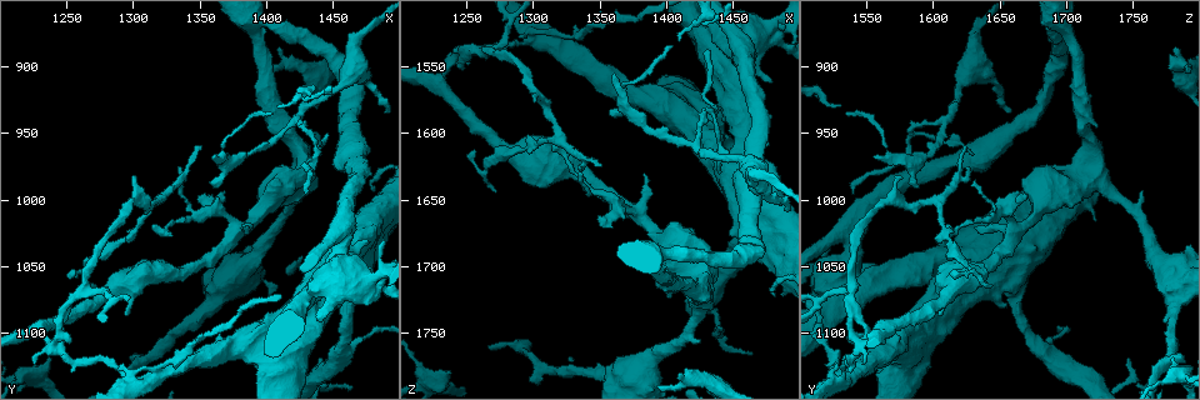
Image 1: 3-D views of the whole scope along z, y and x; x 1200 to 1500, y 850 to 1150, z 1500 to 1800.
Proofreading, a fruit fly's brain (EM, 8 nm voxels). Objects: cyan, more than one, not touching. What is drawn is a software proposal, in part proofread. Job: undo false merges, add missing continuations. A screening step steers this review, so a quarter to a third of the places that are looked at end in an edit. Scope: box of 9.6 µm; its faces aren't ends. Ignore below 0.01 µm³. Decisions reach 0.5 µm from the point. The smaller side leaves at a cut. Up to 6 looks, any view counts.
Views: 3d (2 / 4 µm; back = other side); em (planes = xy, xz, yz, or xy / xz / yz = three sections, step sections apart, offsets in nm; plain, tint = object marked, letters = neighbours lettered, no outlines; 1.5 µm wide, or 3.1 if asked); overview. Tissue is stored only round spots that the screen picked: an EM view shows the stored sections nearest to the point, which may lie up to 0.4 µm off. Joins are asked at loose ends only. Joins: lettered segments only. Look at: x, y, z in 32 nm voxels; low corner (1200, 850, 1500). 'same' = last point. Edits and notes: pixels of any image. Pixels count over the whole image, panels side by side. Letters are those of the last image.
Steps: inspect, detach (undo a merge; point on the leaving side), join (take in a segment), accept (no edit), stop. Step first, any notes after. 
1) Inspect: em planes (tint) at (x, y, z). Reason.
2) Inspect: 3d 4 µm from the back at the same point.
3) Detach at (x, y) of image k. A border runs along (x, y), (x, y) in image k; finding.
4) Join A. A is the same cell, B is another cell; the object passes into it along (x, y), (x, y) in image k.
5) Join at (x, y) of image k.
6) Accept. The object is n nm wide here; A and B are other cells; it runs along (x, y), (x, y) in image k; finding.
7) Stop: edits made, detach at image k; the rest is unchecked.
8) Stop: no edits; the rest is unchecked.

Inspect: em xy step 4 (tint) at (1384, 1020, 1632). Branch stops here.

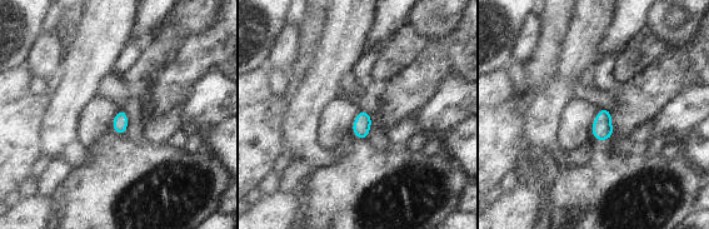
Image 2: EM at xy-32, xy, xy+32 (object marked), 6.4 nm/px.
Inspect: em planes (letters) at the same point.

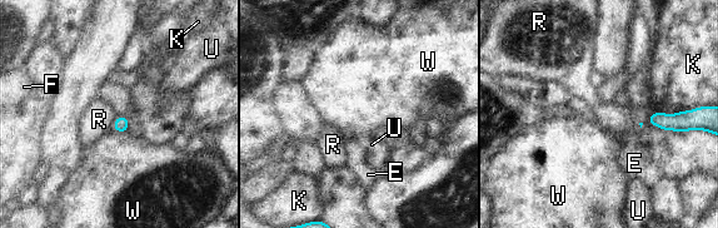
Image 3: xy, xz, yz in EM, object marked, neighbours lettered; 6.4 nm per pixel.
Accept. The object is 100 nm wide here; E, F, K, R, U and W are other cells; no lettered segment goes on from it.

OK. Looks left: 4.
Inspect: 3d 4 µm at (1482, 1064, 1528). Three-way junction.

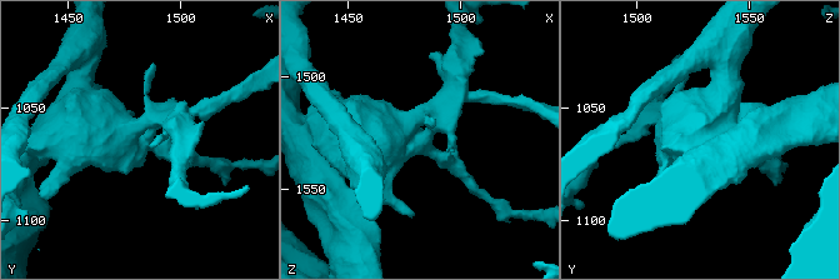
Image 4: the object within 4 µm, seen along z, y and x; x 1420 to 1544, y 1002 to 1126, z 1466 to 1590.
Inspect: em planes (letters) at (1481, 1063, 1528). 3 arms meet here; the arms are 220, 240, 700 nm wide.

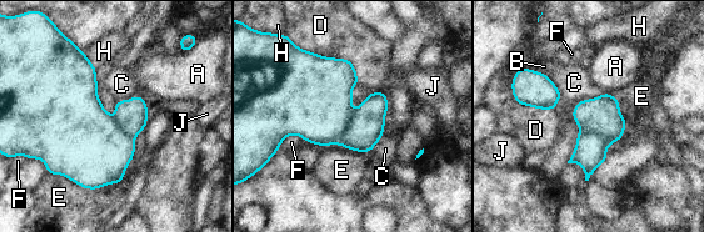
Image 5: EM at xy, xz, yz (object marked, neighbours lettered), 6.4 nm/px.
Detach at (318, 106) of image 5. A, B, C, D, E, F, H and J are other cells; a border runs along (354, 111), (352, 126), (335, 144) in image 5; two neurons meet here.

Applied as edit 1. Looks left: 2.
Inspect: overview. See it whole again.

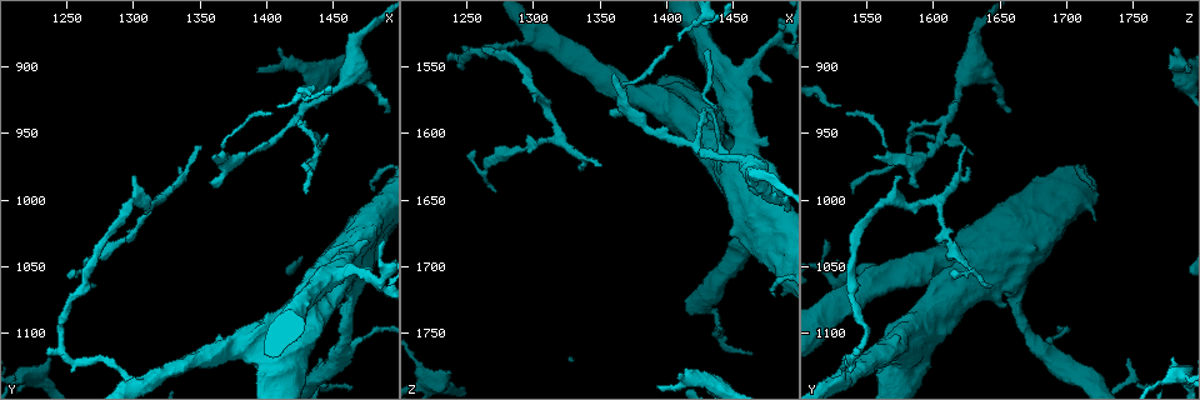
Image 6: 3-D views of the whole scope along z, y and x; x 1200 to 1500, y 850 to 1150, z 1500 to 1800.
Inspect: em planes (letters) at (1428, 996, 1540). Branch stops here.

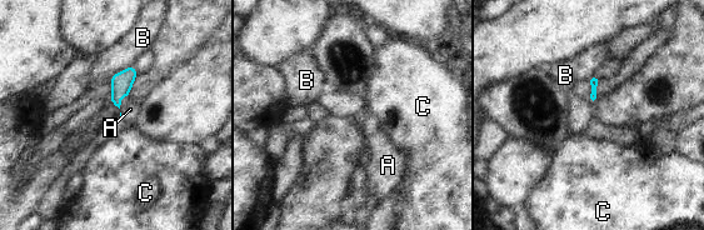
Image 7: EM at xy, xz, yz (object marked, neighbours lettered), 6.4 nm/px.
Join A. A is the same cell, B and C are other cells; the object passes into it along (121, 83), (120, 100), (130, 109) in image 7; it goes on there.

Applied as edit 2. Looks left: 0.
Stop: edits made, detach at image 5, join at image 7; the rest is unchecked.

